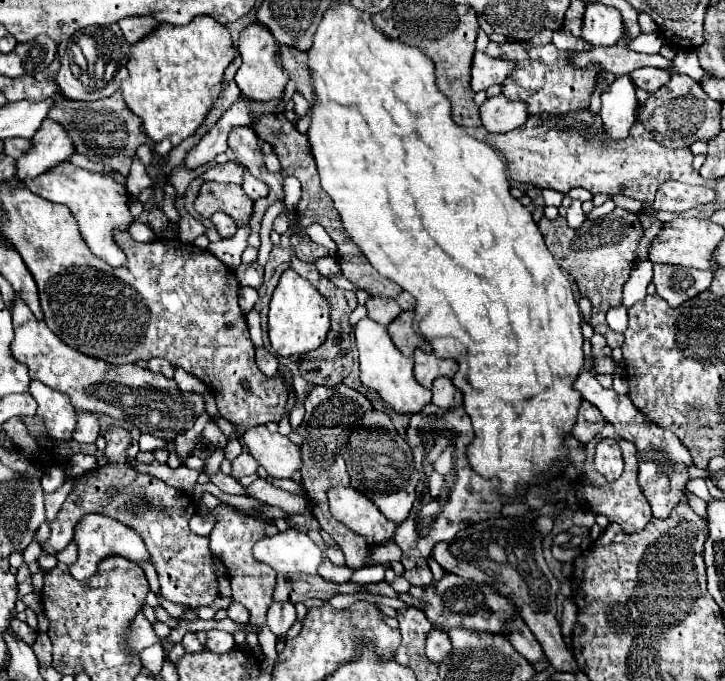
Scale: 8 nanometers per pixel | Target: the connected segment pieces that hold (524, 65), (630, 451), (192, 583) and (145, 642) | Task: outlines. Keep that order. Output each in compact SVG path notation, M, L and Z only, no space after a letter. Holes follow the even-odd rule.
M518 41L504 43L500 45L504 51L504 59L516 61L514 73L502 83L504 85L504 95L508 99L520 99L528 103L528 113L550 113L550 115L560 115L568 111L580 111L590 105L590 97L596 85L596 75L602 69L600 65L592 65L588 69L578 69L568 63L568 55L560 49L556 49L552 43L534 47L534 49L524 49Z
M606 422L598 437L592 439L588 445L584 445L584 449L586 449L584 483L582 483L584 503L590 507L590 511L594 515L606 515L610 521L618 523L624 533L636 533L636 531L644 529L644 525L652 517L652 511L650 511L650 505L648 505L646 497L640 491L640 485L638 485L638 453L636 453L636 445L632 445L632 441L624 441L622 437L618 437L613 425ZM604 438L612 438L620 443L620 449L622 449L622 455L624 455L626 473L622 473L622 477L616 483L608 483L604 477L600 477L600 473L596 473L593 466L595 447L598 441Z
M114 425L104 431L104 439L108 463L76 477L74 489L64 501L58 519L50 523L50 537L44 543L44 551L50 555L60 553L70 543L78 521L82 521L86 513L102 513L130 525L144 537L160 579L160 593L166 601L190 609L212 605L218 597L218 581L214 575L212 553L208 549L208 537L194 535L188 529L188 519L196 513L196 503L184 491L168 487L162 479L156 479L150 473L140 473L128 463L130 457L126 455L126 449L132 441L128 429Z
M140 611L136 617L134 617L134 623L132 623L132 631L130 631L130 641L128 645L134 649L134 651L142 651L150 645L154 645L159 641L158 635L154 633L152 629L152 623L144 617L144 613Z

